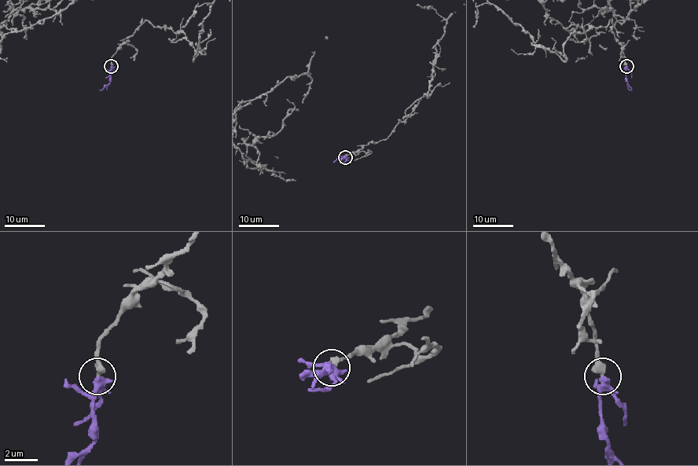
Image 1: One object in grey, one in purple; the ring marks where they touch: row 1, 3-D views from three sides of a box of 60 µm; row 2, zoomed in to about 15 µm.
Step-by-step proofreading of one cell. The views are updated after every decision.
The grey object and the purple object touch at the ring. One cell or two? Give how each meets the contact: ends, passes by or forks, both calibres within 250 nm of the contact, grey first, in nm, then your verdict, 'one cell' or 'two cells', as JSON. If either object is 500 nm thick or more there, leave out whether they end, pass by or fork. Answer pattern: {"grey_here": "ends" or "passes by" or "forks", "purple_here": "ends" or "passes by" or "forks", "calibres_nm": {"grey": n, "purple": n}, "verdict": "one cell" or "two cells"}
{"grey_here": "ends", "purple_here": "passes by", "calibres_nm": {"grey": 440, "purple": 360}, "verdict": "one cell"}

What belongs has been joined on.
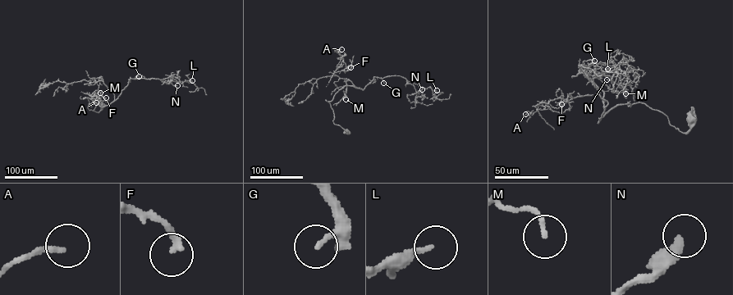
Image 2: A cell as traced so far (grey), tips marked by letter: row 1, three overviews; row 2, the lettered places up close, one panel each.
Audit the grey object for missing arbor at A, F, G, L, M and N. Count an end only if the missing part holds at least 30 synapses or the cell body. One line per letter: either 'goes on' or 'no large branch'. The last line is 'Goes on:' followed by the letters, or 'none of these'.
A: no large branch
F: goes on
G: goes on
L: no large branch
M: no large branch
N: goes on
Goes on: F, G, N

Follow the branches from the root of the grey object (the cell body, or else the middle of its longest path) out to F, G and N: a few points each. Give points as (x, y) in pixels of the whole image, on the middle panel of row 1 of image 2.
F: (347, 132), (334, 123), (328, 102), (345, 85), (359, 88), (349, 79), (332, 73), (332, 76), (350, 67)
G: (347, 132), (334, 123), (333, 111), (329, 102), (345, 85), (363, 90), (374, 77), (381, 78), (383, 83)
N: (347, 132), (334, 123), (328, 102), (345, 86), (363, 90), (374, 77), (400, 75), (416, 93), (422, 89)

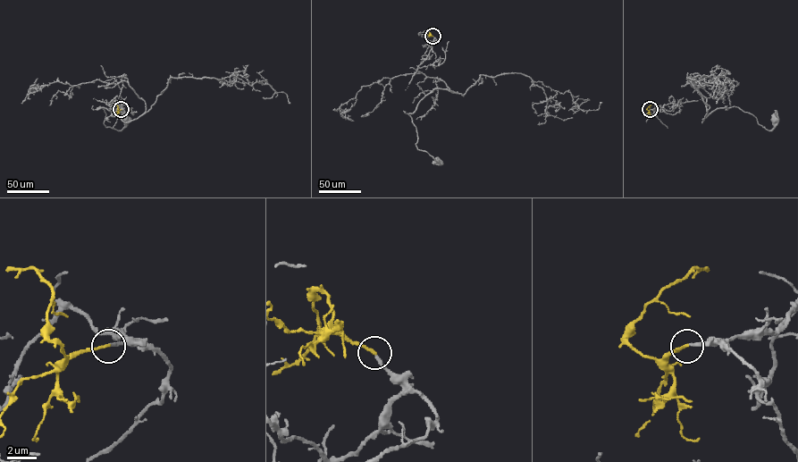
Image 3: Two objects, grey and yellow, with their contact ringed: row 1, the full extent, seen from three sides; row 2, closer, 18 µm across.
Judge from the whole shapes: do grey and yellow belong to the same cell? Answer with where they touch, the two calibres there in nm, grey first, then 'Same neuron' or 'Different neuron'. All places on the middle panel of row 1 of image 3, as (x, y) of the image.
Place: (432, 36). Thickness 220 nm (grey) against 200 nm. Same neuron

